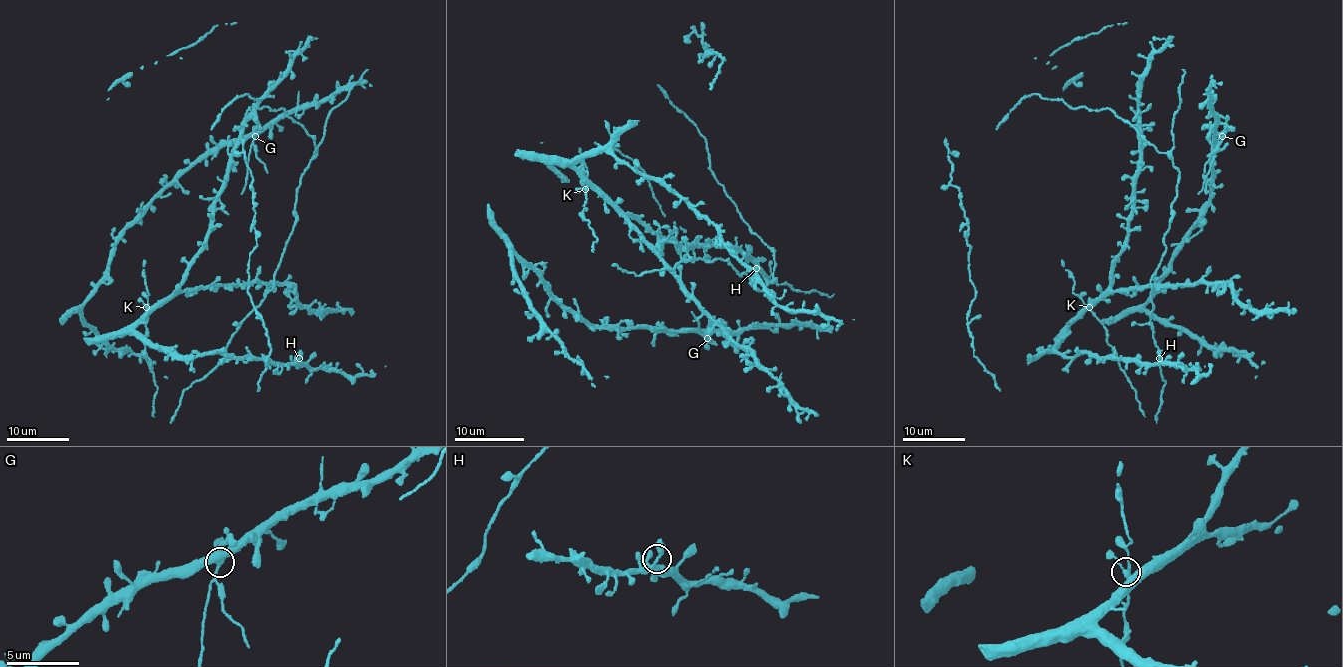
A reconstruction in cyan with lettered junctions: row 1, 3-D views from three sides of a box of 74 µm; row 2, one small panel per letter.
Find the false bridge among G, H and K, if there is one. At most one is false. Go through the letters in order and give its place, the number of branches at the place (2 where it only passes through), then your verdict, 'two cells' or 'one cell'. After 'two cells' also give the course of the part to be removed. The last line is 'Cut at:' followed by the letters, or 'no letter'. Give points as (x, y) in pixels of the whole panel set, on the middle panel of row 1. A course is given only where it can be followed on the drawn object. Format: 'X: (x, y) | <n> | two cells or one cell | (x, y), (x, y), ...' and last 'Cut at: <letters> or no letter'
G: (707, 338) | 4 | two cells | (707, 338), (692, 312)
H: (756, 268) | 4 | one cell
K: (585, 189) | 4 | one cell
Cut at: G

